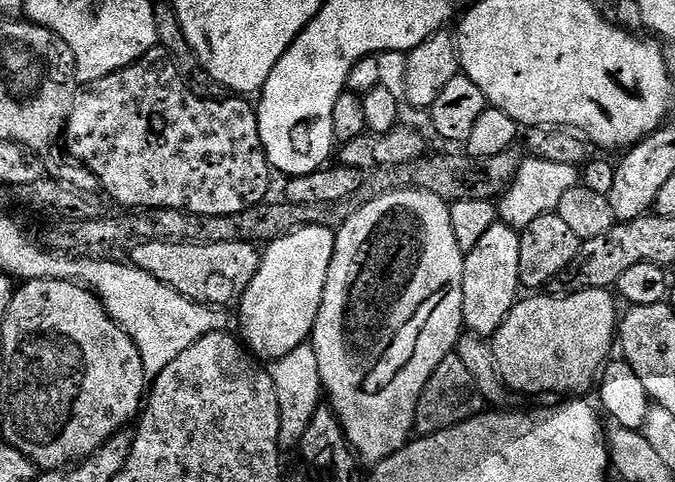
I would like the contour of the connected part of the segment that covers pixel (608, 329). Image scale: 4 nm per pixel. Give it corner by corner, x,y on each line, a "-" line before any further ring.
595,288
594,290
582,290
581,292
570,292
567,294
532,294
529,300
521,299
510,310
506,322
502,322
500,329
496,331
495,336
491,337
490,343
494,350
496,365
500,371
500,377
504,380
505,385
513,393
516,392
568,392
564,394
584,394
588,387
597,383
598,377
604,370
604,365
608,363
614,352
614,345
618,340
618,311
616,304
618,300
609,289

